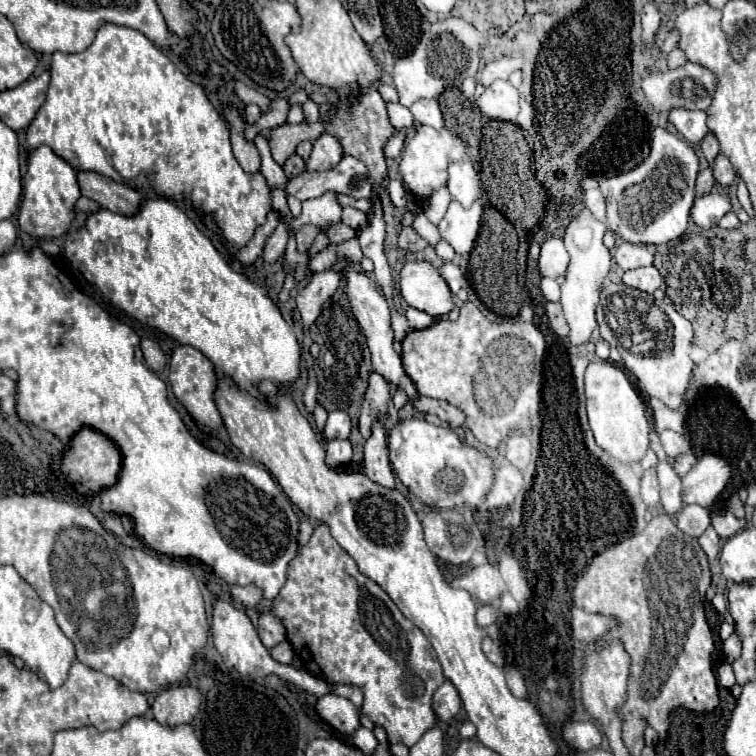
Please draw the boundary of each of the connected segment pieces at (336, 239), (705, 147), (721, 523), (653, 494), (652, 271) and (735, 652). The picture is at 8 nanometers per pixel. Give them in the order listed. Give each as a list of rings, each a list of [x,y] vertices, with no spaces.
[[[336,223],[336,225],[330,225],[330,227],[326,229],[326,237],[328,237],[328,241],[330,241],[332,245],[340,245],[340,243],[352,239],[354,235],[356,235],[356,231],[354,231],[352,227],[344,225],[344,223]]]
[[[708,133],[708,135],[702,139],[700,147],[702,147],[702,151],[704,151],[704,157],[706,157],[710,163],[714,161],[714,155],[718,155],[718,151],[720,151],[718,139],[716,139],[714,133]]]
[[[730,511],[726,513],[720,513],[720,515],[712,515],[712,527],[716,529],[716,533],[722,537],[722,539],[728,539],[730,535],[736,535],[738,531],[746,529],[746,517],[738,519],[734,517]]]
[[[648,469],[642,477],[642,499],[648,507],[656,507],[660,503],[660,491],[658,491],[658,479],[656,469]]]
[[[640,267],[640,269],[626,271],[624,277],[622,277],[622,281],[628,287],[636,287],[640,291],[654,293],[662,285],[662,275],[658,273],[656,267]]]
[[[736,631],[724,641],[722,651],[724,651],[724,657],[726,657],[728,663],[734,663],[734,661],[740,657],[740,651],[742,651],[742,639],[740,639],[740,635],[738,635]]]

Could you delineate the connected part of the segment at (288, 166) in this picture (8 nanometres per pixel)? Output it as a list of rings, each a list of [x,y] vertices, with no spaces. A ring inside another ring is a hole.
[[[290,155],[290,157],[286,159],[286,163],[282,165],[282,169],[284,169],[286,177],[292,179],[292,177],[302,175],[302,173],[306,171],[306,165],[304,165],[304,161],[302,161],[298,155]]]

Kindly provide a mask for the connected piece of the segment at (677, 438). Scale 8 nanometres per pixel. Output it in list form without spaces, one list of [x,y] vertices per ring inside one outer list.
[[[666,429],[660,433],[660,443],[666,451],[668,457],[676,457],[680,453],[688,453],[690,451],[690,437],[686,433],[676,433],[672,429]]]

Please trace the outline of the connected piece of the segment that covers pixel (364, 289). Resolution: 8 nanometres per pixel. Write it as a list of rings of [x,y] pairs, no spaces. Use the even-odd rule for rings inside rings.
[[[348,265],[346,269],[342,269],[342,279],[346,281],[346,297],[350,299],[350,305],[352,305],[352,313],[354,317],[358,319],[366,339],[368,339],[368,347],[370,347],[370,353],[372,353],[372,367],[388,381],[388,383],[394,383],[394,385],[400,385],[408,397],[416,397],[418,391],[414,387],[414,383],[410,381],[410,377],[406,375],[404,367],[402,367],[402,359],[394,353],[392,349],[392,341],[394,341],[394,329],[392,329],[392,321],[390,321],[390,307],[384,299],[382,293],[378,293],[378,287],[376,287],[376,281],[372,277],[368,277],[364,271],[358,271],[354,269],[352,265]]]

